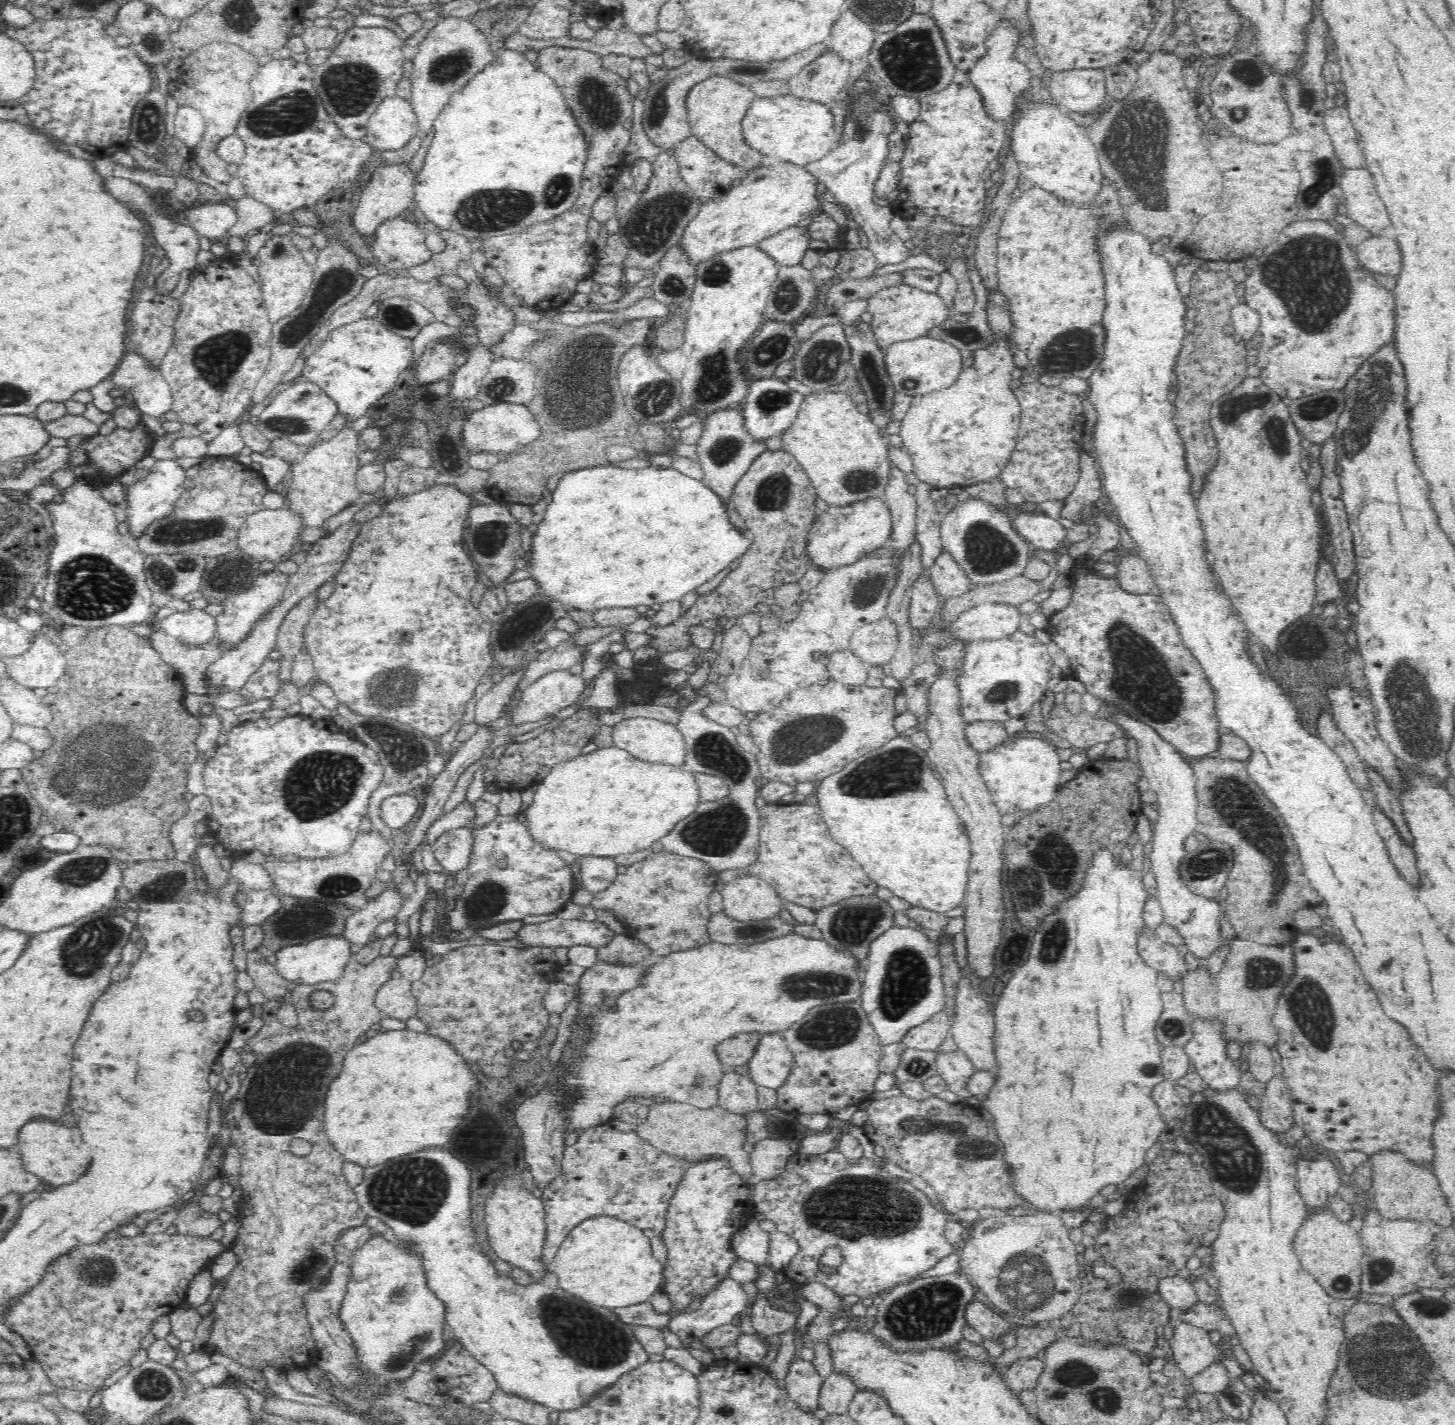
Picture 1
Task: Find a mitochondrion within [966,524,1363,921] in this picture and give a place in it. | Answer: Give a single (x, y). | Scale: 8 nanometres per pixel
(1140, 672)

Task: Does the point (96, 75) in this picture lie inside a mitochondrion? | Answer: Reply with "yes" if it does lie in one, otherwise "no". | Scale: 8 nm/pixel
no

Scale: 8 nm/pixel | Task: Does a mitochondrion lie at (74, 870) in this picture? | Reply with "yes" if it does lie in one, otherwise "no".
yes

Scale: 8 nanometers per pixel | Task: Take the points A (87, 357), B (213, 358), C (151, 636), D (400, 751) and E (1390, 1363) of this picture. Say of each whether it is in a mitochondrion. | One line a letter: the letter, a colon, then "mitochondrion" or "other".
A: other
B: mitochondrion
C: other
D: mitochondrion
E: mitochondrion

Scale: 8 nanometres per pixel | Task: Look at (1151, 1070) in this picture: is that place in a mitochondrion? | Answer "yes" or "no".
no

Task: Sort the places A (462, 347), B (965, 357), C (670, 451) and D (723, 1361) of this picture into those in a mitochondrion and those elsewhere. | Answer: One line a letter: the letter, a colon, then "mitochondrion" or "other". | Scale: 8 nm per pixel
A: other
B: other
C: other
D: other

